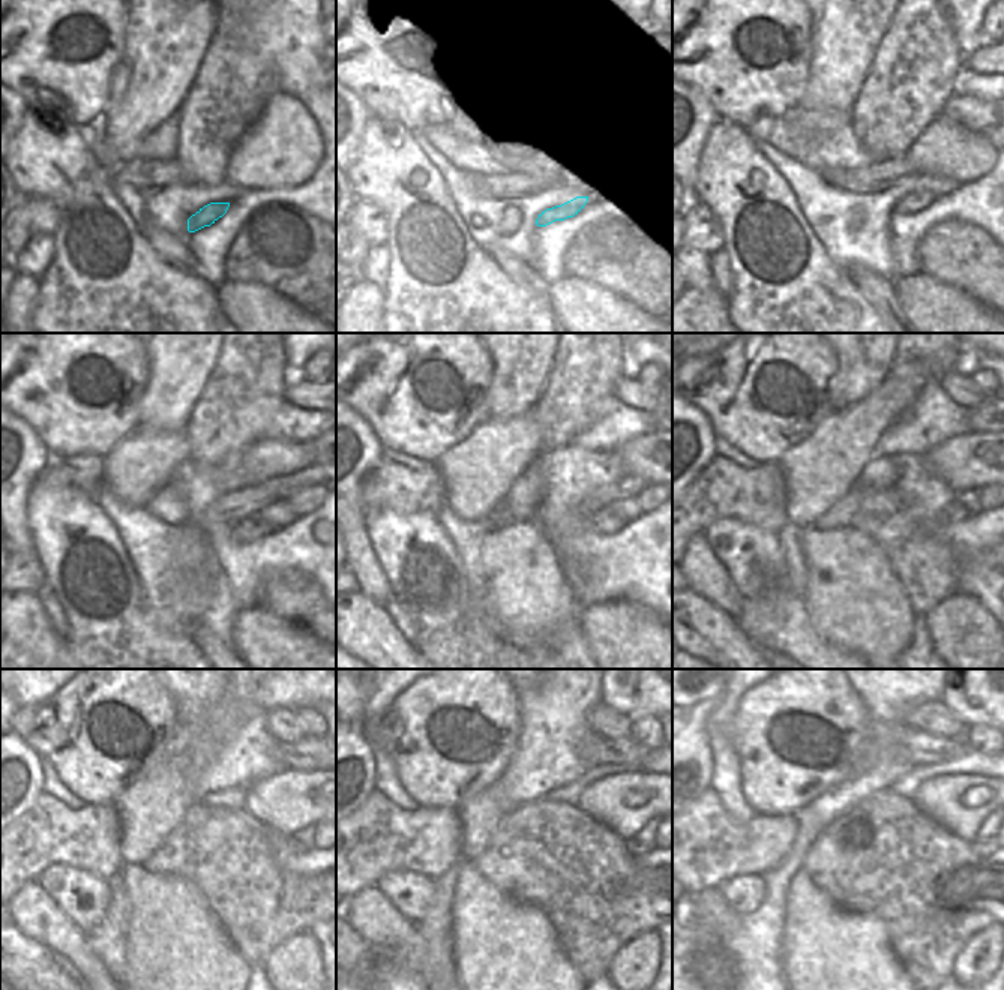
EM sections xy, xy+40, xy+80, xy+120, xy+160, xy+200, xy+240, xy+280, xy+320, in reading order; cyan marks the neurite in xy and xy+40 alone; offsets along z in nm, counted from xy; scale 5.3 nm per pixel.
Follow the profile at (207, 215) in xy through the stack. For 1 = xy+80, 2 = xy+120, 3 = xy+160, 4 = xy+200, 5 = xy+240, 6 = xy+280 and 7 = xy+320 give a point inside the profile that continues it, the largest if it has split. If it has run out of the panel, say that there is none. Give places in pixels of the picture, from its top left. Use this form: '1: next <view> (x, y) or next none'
1: next xy+80 (914, 201)
2: next xy+120 (248, 530)
3: next xy+160 (604, 522)
4: next xy+200 (950, 513)
5: next xy+240 (285, 846)
6: next xy+280 (635, 848)
7: next xy+320 (977, 846)

